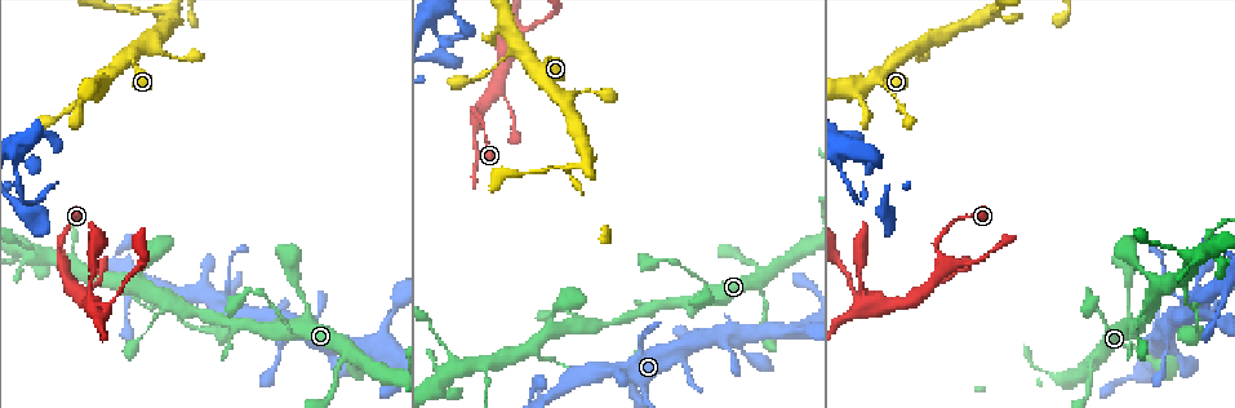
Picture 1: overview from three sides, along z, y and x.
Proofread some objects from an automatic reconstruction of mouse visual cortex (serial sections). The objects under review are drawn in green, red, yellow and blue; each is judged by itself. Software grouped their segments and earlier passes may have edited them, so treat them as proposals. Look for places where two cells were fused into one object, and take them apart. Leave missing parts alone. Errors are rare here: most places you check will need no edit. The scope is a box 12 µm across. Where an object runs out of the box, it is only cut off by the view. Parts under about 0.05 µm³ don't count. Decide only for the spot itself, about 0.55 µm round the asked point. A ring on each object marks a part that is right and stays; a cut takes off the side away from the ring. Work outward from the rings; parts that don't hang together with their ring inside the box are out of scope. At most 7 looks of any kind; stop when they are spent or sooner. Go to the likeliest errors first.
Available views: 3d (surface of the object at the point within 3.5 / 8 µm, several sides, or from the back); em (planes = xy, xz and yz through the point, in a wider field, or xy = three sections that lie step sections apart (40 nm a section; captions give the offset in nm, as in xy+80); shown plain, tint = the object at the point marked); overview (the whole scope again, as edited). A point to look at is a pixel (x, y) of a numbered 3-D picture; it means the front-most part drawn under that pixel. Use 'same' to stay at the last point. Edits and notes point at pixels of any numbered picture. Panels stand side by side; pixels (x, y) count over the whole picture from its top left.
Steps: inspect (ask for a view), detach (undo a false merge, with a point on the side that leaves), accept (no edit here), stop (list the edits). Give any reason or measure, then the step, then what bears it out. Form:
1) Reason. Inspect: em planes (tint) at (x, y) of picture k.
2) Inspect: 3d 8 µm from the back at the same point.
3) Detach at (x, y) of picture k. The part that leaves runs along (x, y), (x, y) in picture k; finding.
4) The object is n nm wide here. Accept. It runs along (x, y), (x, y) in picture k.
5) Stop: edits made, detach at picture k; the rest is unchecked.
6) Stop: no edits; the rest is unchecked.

Sharp bend. Inspect: 3d 3.5 µm at (1173, 281) of picture 1.

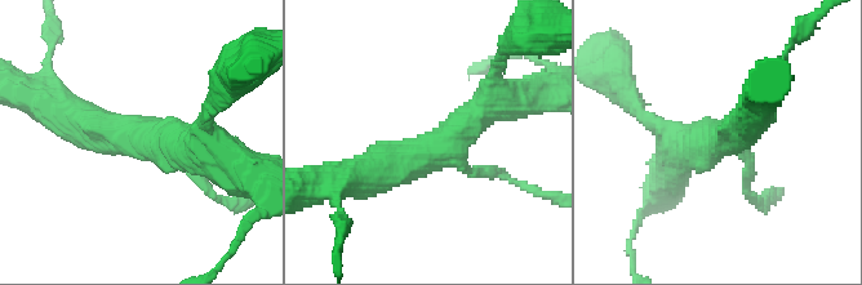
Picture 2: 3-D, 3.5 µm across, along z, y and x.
Accept. It runs along (509, 99), (429, 152), (361, 176) in picture 2; continuous, no second cell.

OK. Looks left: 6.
Four or more arms meet. Inspect: 3d 3.5 µm at (94, 308) of picture 1.

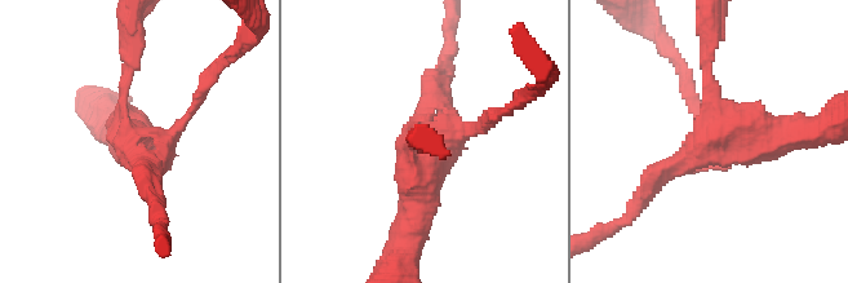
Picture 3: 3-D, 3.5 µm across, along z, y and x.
4 arms meet here; the arms are 150, 150, 250, 400 nm wide. Inspect: em xy step 5 (tint) at (722, 141) of picture 3.

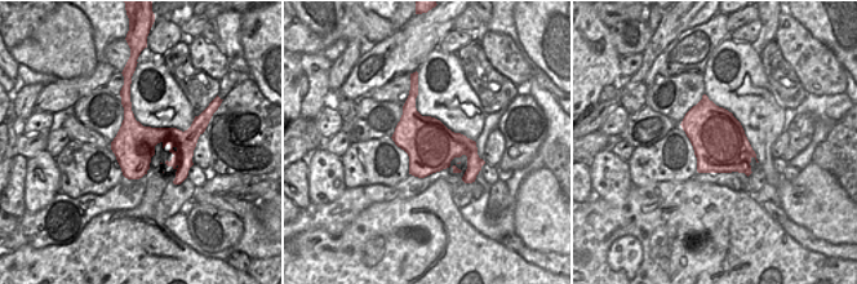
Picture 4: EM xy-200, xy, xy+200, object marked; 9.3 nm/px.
Accept. All the same cell.

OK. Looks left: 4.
Inspect: 3d 3.5 µm at (1198, 306) of picture 1.

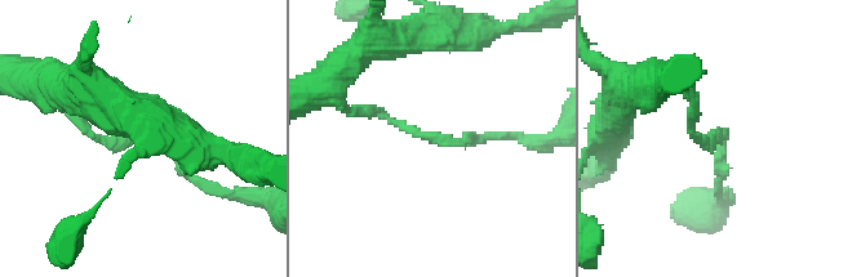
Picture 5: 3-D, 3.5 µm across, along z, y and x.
The arms are 100, 150 nm wide. Inspect: em xy step 5 (tint) at (726, 134) of picture 5.

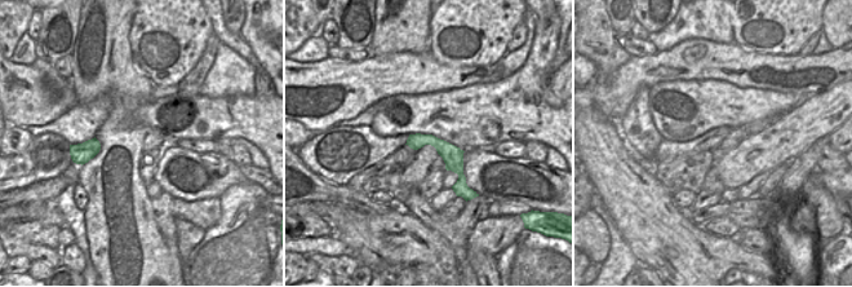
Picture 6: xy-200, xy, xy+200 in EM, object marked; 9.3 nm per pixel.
Accept. It runs along (87, 132), (162, 132), (213, 191) in picture 5; one cell here.

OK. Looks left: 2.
Stop: no edits; the rest is unchecked.

